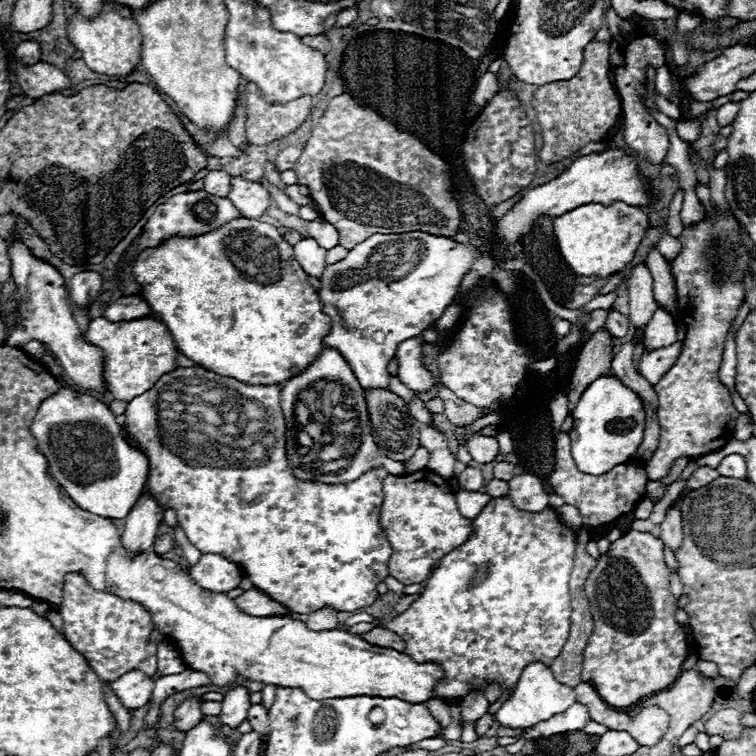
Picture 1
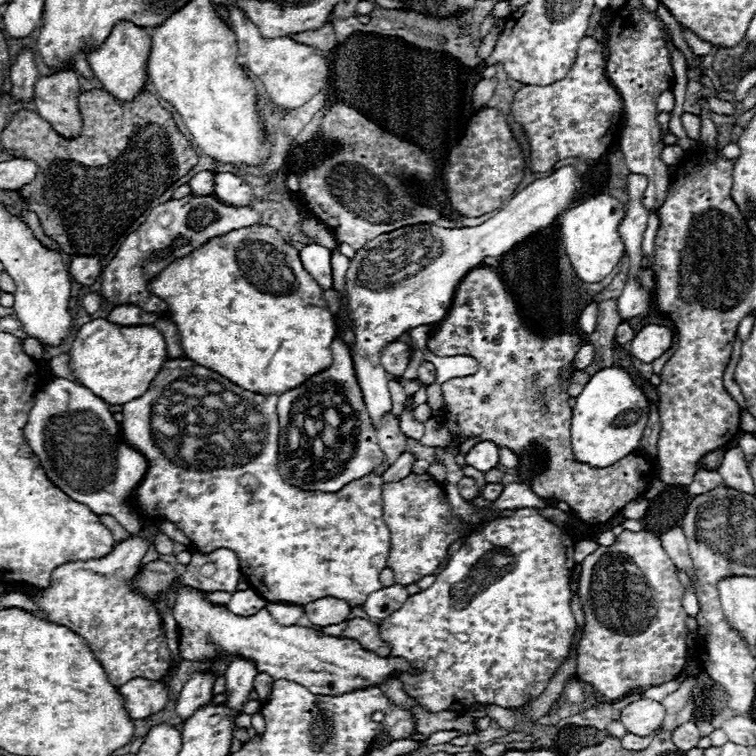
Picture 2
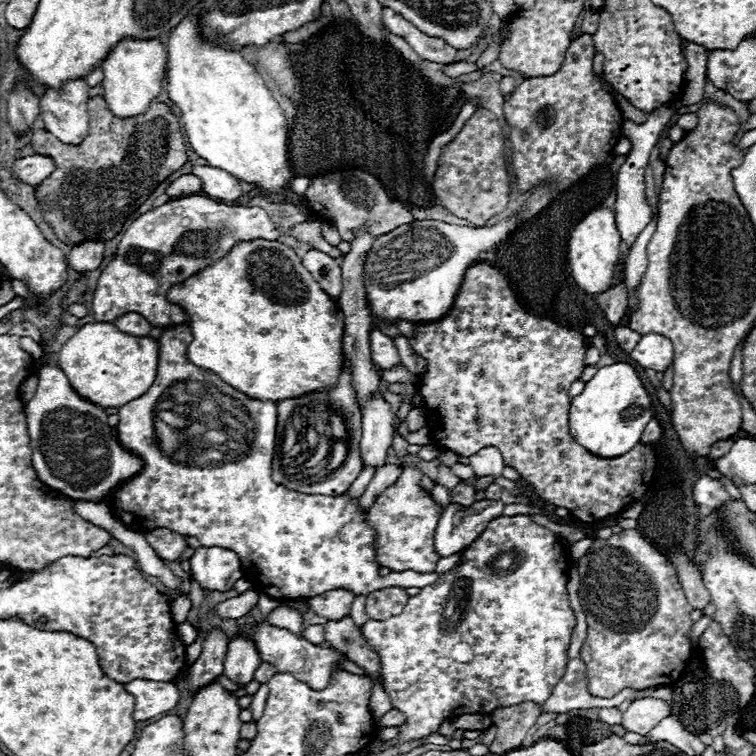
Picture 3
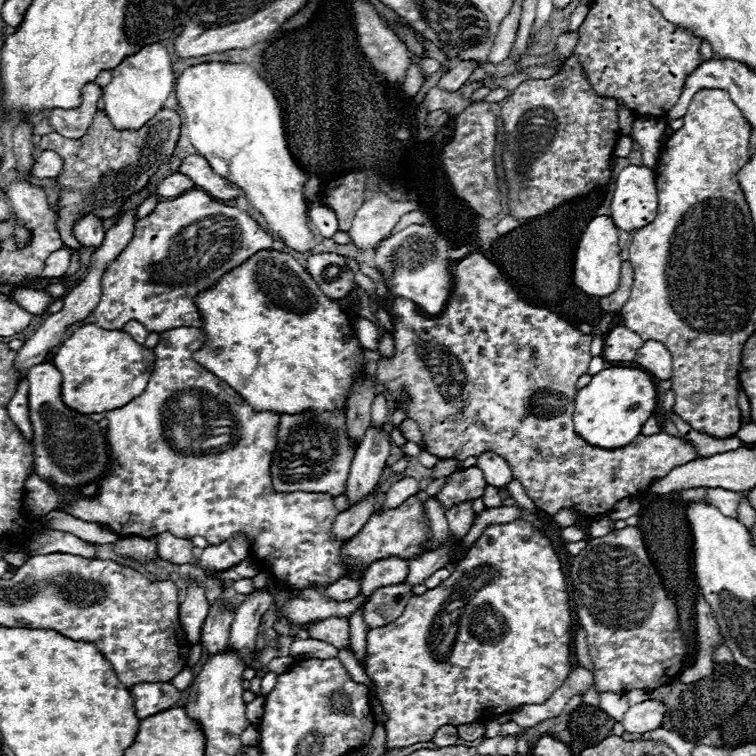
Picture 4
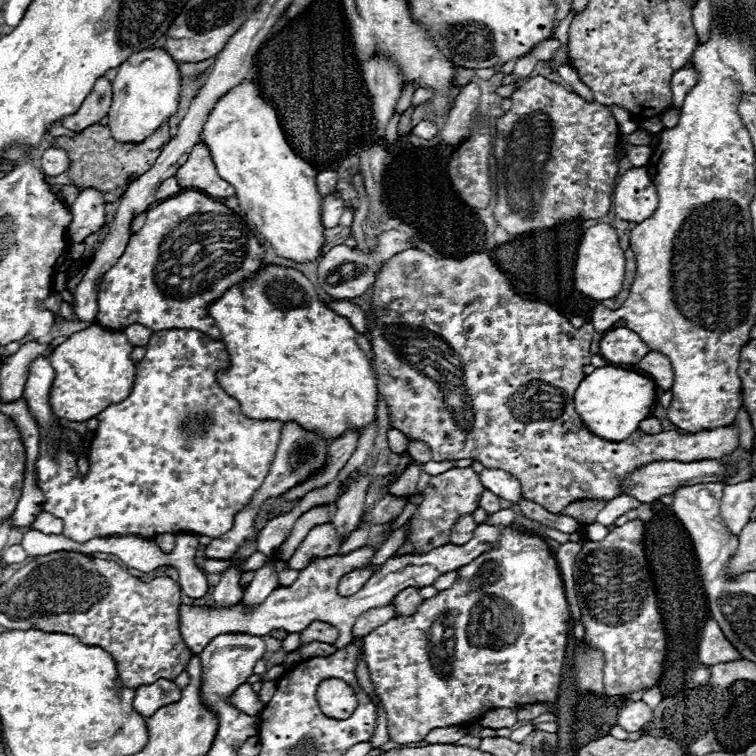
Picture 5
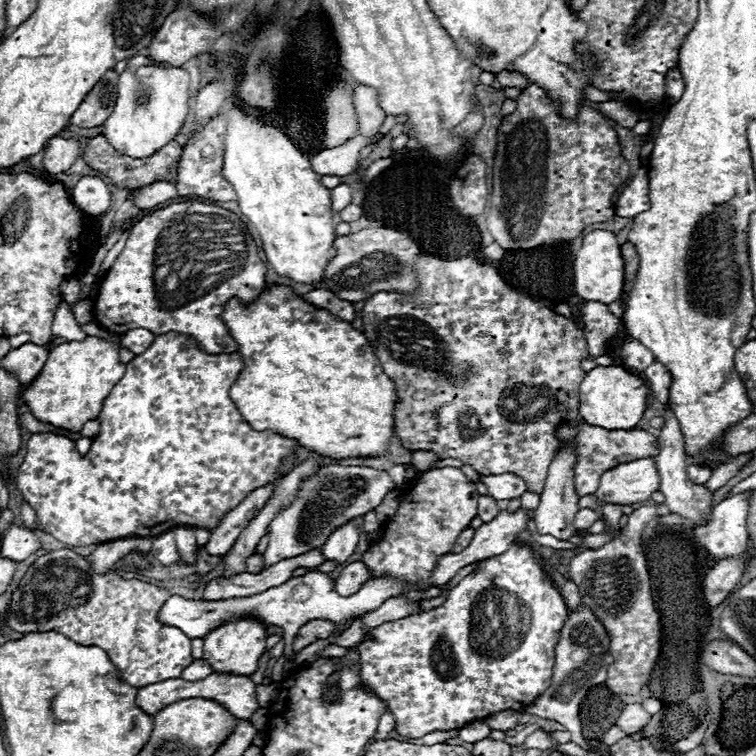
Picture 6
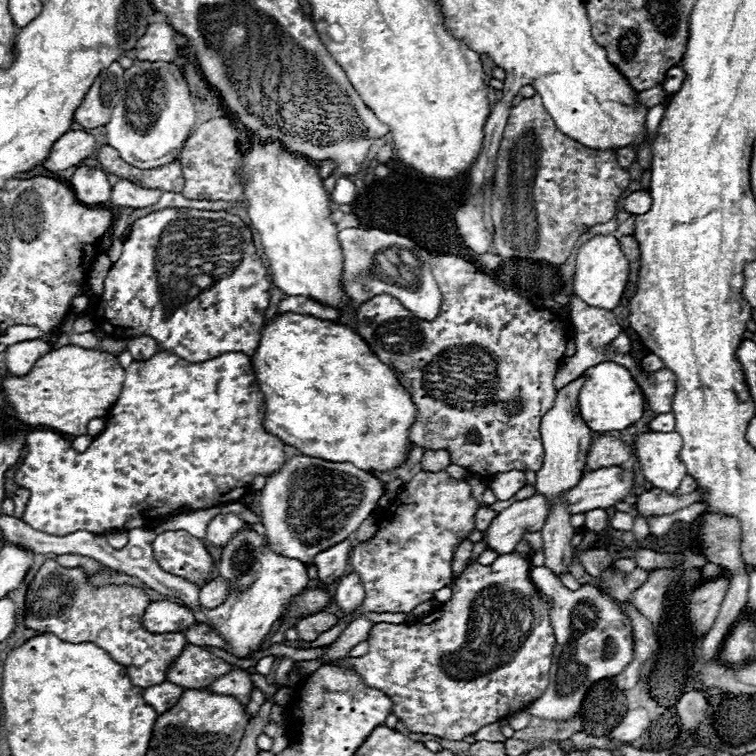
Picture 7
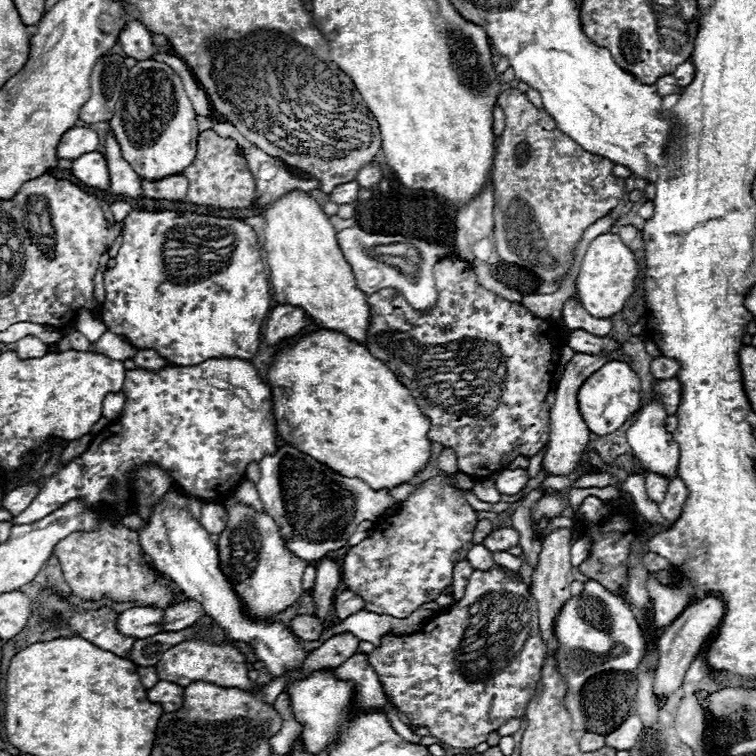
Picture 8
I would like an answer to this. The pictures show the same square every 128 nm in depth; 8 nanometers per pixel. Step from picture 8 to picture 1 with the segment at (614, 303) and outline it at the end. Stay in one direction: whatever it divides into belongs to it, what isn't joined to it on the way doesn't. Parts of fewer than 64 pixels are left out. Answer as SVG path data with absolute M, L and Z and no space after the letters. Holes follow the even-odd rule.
M616 201L610 205L596 204L596 202L578 206L566 214L562 214L560 218L554 218L554 236L558 242L558 248L564 256L564 260L570 264L570 268L580 274L580 276L600 276L606 278L614 272L620 272L628 262L632 262L634 252L642 240L642 236L646 234L646 226L650 224L648 216L644 212L640 212L636 206L628 206L624 202Z

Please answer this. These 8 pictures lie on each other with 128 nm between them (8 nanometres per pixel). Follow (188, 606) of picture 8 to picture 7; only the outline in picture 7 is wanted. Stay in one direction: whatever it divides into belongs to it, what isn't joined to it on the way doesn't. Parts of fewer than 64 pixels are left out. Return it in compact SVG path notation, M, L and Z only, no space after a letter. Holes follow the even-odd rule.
M216 576L210 584L206 584L204 588L200 588L200 596L198 596L198 604L200 608L208 608L214 610L220 604L224 604L228 596L228 588L226 588L226 580L222 576Z

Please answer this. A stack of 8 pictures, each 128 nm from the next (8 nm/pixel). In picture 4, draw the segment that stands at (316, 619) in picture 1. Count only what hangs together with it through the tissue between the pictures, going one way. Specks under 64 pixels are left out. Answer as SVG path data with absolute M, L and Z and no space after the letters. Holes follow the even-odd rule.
M340 578L338 582L330 584L326 588L326 594L334 600L350 600L354 596L360 594L360 580L354 580L354 578Z

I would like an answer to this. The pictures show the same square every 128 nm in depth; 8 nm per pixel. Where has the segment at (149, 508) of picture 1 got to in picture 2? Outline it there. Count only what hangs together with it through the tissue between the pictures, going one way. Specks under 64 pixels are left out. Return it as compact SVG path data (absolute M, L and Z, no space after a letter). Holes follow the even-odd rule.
M130 538L114 546L114 550L104 558L66 562L52 572L46 588L28 594L28 598L38 604L44 620L66 626L88 640L90 650L100 660L114 686L122 686L138 676L162 680L172 668L172 656L158 608L138 590L130 588L148 546L150 542L144 538Z

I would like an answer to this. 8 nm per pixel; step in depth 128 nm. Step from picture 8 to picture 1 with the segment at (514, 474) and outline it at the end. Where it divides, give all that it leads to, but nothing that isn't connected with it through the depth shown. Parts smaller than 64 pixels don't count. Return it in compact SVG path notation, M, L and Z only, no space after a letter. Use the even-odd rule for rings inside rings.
M476 432L470 440L468 440L468 452L472 456L474 462L478 464L488 464L494 462L496 454L498 454L498 440L496 438L486 438L480 436L480 432Z

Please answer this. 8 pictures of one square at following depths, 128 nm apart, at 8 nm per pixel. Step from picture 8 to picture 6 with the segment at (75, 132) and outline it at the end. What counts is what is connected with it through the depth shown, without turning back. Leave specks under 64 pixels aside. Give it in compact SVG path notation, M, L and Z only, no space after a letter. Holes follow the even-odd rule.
M52 138L44 148L44 170L50 174L66 172L80 156L80 140L78 138Z

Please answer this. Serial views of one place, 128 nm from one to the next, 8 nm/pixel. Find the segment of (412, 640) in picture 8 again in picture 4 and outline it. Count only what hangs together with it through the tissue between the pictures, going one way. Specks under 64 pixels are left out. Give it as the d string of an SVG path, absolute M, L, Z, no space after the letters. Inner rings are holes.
M524 520L488 526L448 580L422 596L412 596L402 616L366 634L366 674L376 684L388 716L388 748L430 742L444 724L488 720L522 704L546 702L570 674L570 624L566 576L552 542Z

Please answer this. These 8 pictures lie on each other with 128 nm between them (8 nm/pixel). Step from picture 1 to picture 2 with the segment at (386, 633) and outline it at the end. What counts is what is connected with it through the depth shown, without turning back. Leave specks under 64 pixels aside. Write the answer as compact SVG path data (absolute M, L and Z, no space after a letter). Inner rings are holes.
M352 618L352 620L348 620L346 630L342 632L342 636L356 640L364 650L374 652L374 654L378 654L382 658L390 654L388 644L378 638L378 626L372 624L370 620L364 620L364 618Z

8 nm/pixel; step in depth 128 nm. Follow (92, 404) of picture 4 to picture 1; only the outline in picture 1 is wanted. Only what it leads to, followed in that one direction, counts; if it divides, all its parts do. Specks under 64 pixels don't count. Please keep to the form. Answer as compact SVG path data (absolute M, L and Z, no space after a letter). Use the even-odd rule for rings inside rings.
M94 318L84 332L84 340L98 346L104 352L104 384L114 400L130 402L132 398L150 390L158 378L174 370L178 350L174 348L168 328L152 318L140 318L130 322L110 322L106 318Z

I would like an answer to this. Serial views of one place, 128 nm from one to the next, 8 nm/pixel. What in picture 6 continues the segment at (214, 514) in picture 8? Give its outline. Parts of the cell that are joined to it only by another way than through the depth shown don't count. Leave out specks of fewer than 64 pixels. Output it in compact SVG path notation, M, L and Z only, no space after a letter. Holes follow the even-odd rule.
M274 482L262 488L256 488L254 492L250 492L236 508L232 508L224 520L212 530L208 544L204 546L204 550L210 556L222 556L226 554L236 538L240 536L240 532L250 524L250 520L256 518L256 514L262 510L262 506L266 504L266 500L272 496L274 490Z

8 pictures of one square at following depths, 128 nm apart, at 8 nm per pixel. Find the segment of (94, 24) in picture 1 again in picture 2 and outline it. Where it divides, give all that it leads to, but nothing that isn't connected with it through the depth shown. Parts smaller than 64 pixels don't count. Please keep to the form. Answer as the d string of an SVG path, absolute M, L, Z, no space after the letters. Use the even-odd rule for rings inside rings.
M120 22L100 48L88 52L88 64L110 96L114 96L120 102L134 102L138 94L144 90L144 84L148 80L150 48L152 38L146 28L140 28L132 22Z

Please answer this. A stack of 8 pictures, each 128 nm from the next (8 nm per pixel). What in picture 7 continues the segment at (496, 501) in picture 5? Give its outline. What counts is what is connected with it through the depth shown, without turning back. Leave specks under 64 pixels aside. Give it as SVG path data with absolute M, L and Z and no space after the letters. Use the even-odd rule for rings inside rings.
M480 508L480 510L476 512L476 530L486 532L494 518L496 518L496 512L494 512L492 508Z

